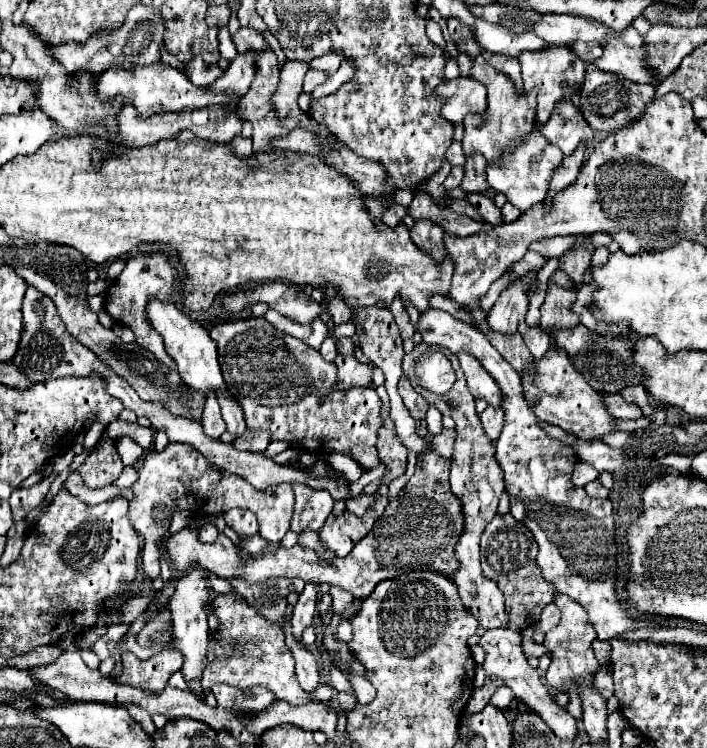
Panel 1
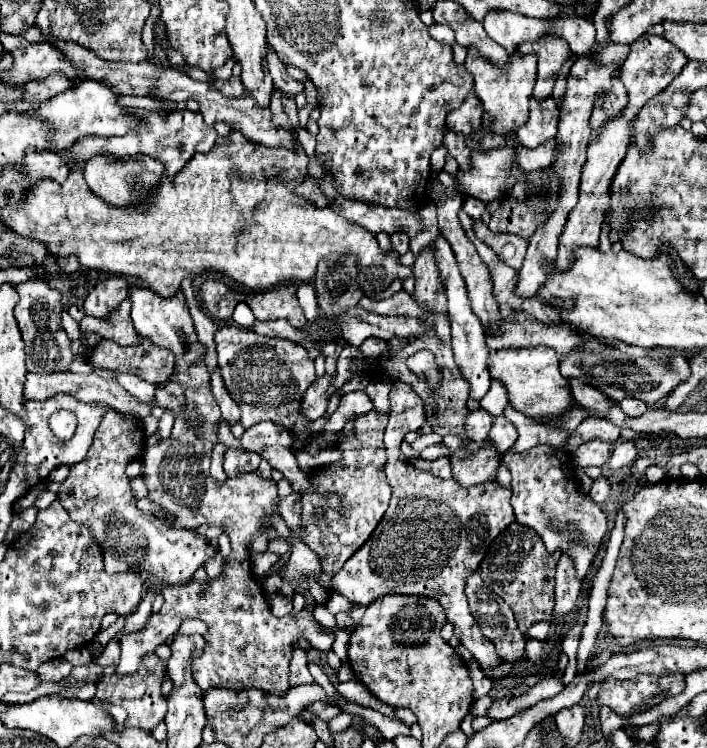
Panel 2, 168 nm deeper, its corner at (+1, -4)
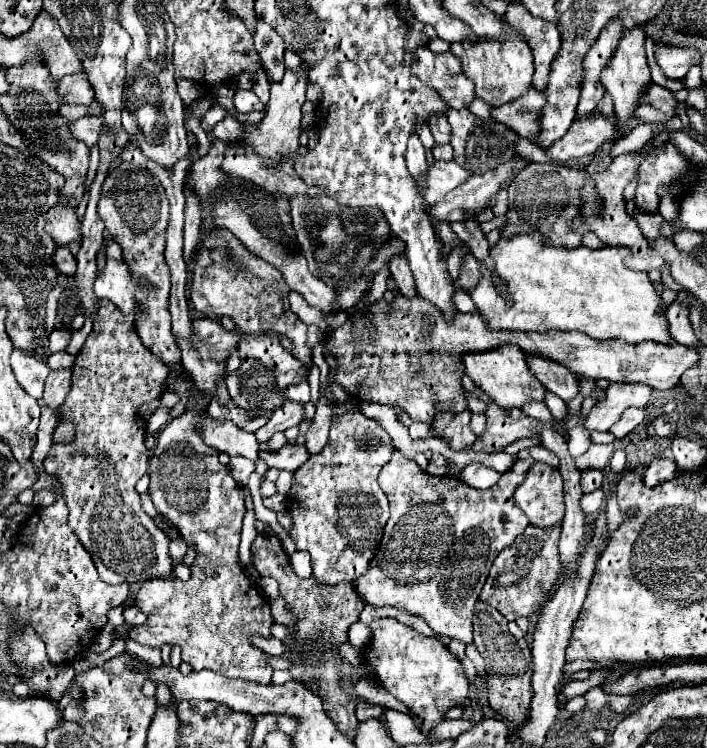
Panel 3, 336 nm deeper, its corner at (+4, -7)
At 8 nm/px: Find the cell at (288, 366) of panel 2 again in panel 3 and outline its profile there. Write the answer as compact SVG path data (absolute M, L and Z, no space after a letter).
M259 333L259 335L245 335L245 341L249 345L247 355L243 355L241 367L227 377L227 389L231 399L243 407L247 413L257 413L269 417L279 405L283 405L283 393L291 383L299 383L305 379L305 367L281 347L279 337L271 333Z

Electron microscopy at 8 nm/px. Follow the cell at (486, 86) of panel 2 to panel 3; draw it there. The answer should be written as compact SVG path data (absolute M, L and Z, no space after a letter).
M505 23L507 39L479 39L479 43L451 43L451 53L461 61L463 73L475 83L475 95L487 105L503 105L527 91L533 77L533 55L525 39Z

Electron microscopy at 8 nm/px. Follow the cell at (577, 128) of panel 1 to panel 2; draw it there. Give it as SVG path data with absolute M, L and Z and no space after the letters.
M546 98L542 104L530 100L530 118L528 122L516 130L516 138L526 144L526 148L538 148L546 140L554 140L554 132L558 126L558 104L554 98Z

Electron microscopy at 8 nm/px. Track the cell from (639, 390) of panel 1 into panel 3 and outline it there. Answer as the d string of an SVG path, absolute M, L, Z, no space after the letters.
M631 407L631 409L623 411L621 419L609 431L615 435L615 439L623 439L627 433L631 433L643 421L643 417L645 417L645 411L643 409Z

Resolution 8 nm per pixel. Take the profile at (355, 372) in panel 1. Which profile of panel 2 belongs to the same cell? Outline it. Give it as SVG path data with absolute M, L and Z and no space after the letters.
M324 374L322 378L318 378L318 380L306 390L306 394L304 394L304 398L302 398L302 412L304 412L306 418L316 420L316 418L324 416L324 412L326 412L326 408L328 408L328 396L326 396L326 392L328 392L332 380L334 380L334 376Z

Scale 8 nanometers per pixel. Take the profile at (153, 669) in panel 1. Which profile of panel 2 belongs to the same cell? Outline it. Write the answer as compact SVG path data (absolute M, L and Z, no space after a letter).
M146 654L142 666L130 676L104 676L96 682L96 698L106 700L110 704L118 704L128 712L126 726L128 728L142 728L152 732L152 728L164 720L166 716L166 696L162 694L162 682L166 678L164 660L156 654Z

